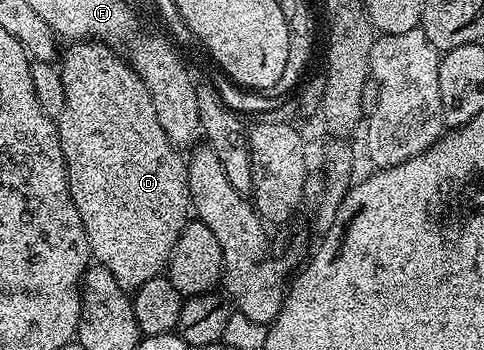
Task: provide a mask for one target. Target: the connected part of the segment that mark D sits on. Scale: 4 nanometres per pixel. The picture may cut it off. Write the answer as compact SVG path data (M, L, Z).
M73 42L68 45L65 57L59 60L61 77L63 78L63 94L67 94L67 102L63 102L63 114L56 117L57 133L61 139L61 149L65 159L65 168L69 172L69 189L71 198L75 202L75 210L79 210L79 218L83 218L83 226L87 234L87 242L92 259L102 264L126 290L136 290L151 278L162 275L166 271L169 258L173 254L173 247L179 234L191 219L191 201L189 198L189 166L186 157L182 154L159 124L158 115L152 105L151 94L147 86L132 65L116 56L114 49L106 43L100 42Z

